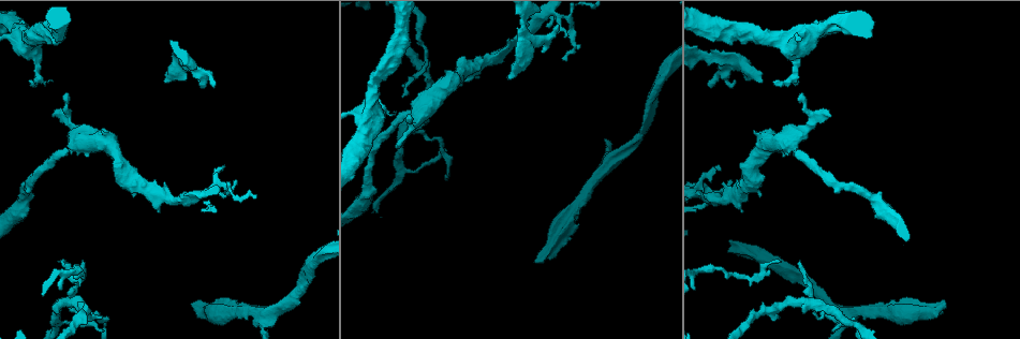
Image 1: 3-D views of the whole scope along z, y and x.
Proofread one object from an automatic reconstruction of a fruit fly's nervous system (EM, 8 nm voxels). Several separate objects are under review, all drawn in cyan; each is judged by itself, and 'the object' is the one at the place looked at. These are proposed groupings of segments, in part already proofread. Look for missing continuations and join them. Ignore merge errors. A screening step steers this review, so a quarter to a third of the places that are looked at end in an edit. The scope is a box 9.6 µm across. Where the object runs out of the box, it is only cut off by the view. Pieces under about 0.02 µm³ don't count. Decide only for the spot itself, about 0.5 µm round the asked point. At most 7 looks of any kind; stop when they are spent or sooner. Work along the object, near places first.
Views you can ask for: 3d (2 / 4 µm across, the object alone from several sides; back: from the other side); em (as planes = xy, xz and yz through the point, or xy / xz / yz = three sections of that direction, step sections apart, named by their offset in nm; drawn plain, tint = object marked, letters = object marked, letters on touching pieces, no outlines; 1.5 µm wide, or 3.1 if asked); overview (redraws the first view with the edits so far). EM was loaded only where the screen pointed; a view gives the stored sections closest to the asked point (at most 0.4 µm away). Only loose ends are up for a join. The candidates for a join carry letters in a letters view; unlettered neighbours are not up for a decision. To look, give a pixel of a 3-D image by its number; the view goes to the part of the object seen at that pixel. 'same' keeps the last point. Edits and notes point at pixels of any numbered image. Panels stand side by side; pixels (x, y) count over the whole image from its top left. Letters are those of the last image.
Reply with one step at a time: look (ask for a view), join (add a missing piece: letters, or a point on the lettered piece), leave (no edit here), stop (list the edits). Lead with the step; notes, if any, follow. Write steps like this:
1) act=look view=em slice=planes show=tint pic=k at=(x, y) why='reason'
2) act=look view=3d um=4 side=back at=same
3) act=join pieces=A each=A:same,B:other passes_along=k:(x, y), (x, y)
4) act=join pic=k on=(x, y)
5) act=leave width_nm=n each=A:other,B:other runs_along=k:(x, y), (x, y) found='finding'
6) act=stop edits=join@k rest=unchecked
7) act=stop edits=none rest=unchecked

act=look view=em slice=xz step=4 show=letters pic=1 at=(709, 84) why='branch stops here'

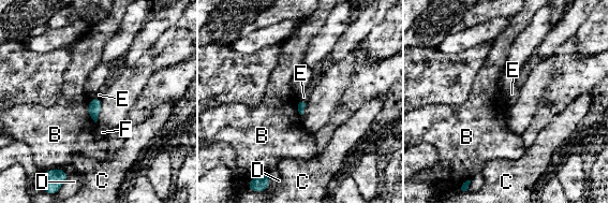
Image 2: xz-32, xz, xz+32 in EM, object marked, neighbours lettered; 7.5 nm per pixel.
act=look view=em slice=planes show=letters at=same why='another direction'

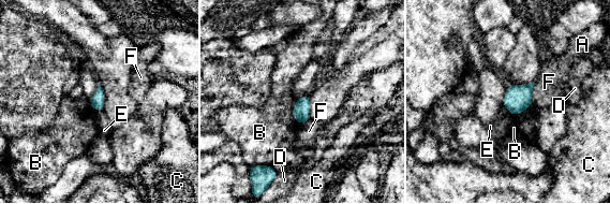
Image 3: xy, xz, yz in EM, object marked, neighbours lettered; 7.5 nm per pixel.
act=leave each=A:other,B:other,C:other,D:other,E:other,F:other border=3:(295, 100), (292, 117), (300, 125) found='none of them fits'

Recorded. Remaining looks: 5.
act=look view=3d um=2 side=back pic=1 at=(222, 168) why='tapers out'

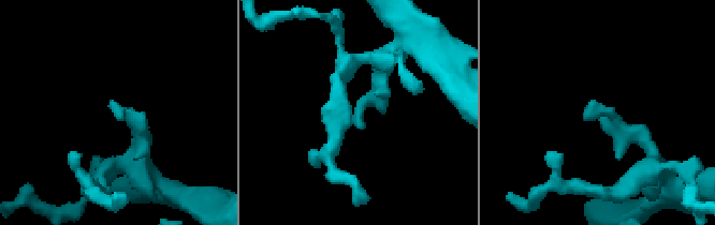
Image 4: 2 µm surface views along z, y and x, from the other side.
act=look view=em slice=planes show=letters pic=4 at=(586, 108)

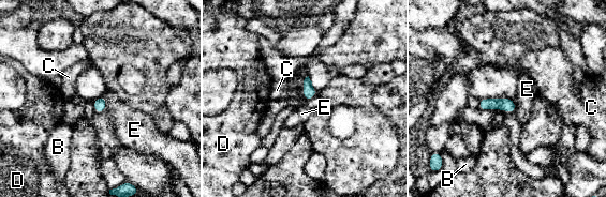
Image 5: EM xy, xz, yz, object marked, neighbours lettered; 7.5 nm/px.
act=leave width_nm=100 each=B:other,C:other,D:other,E:other border=5:(103, 94), (105, 109) found='none of them fits'

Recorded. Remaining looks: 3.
act=look view=3d um=4 side=back pic=1 at=(800, 263) why='an open end'

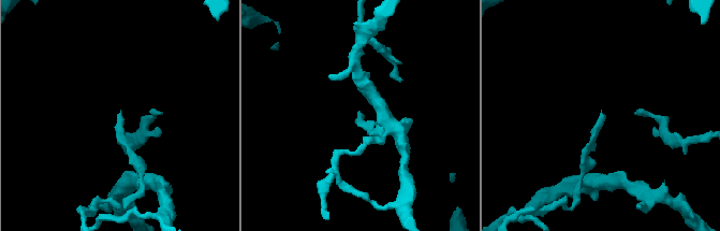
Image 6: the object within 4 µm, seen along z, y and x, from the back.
act=look view=em slice=planes show=letters pic=6 at=(361, 114) why='now the EM'

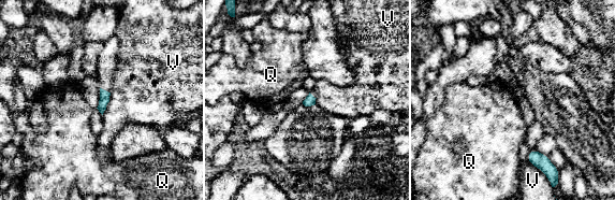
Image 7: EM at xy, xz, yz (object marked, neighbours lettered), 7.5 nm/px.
act=leave longest_contact=V:180nm each=Q:other,V:other border=7:(111, 93), (108, 104), (102, 114) found='no lettered piece goes on from it'

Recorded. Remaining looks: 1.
act=stop edits=none rest=unchecked

